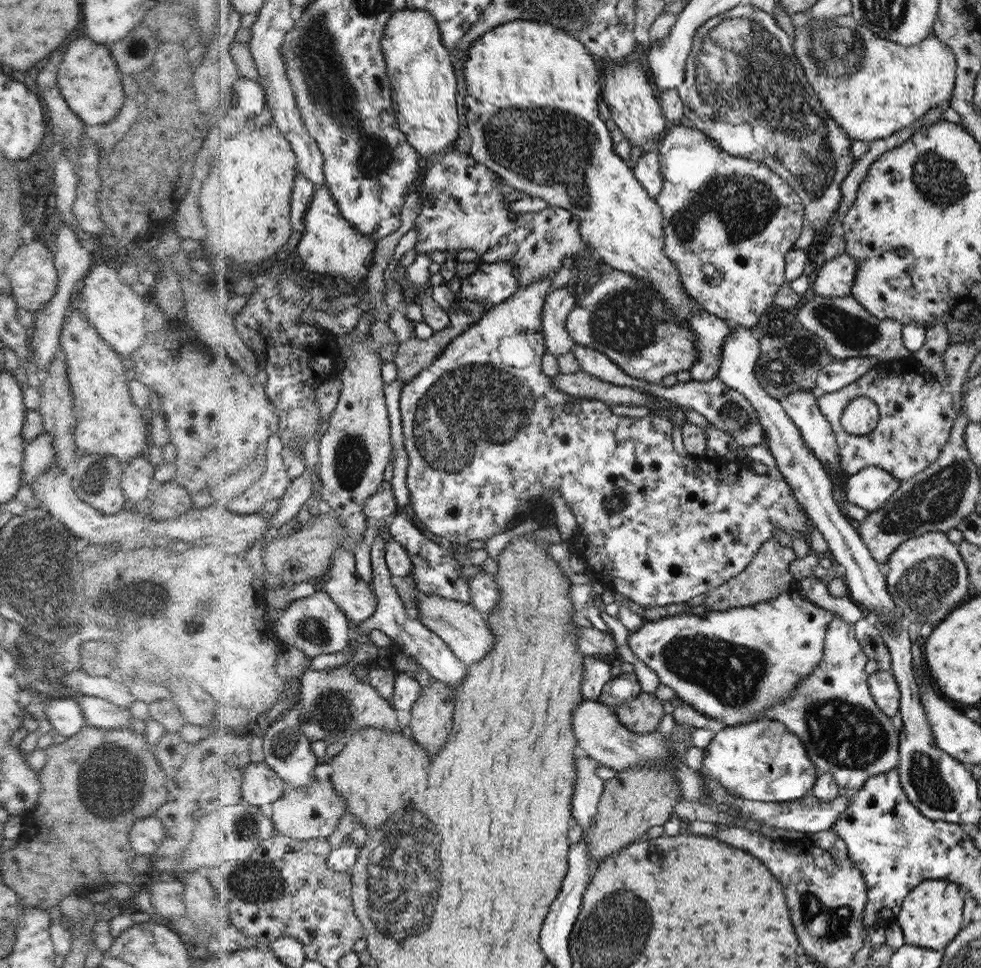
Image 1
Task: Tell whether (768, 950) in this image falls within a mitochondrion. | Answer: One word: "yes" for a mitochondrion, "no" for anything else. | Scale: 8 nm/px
no

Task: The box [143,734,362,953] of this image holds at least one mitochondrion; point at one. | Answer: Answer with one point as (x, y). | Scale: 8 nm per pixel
(244, 882)

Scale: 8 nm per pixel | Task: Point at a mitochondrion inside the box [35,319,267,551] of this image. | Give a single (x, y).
(90, 483)

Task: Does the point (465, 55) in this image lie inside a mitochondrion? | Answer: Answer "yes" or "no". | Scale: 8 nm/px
no

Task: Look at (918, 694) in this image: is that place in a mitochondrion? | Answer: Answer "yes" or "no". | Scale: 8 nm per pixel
no

